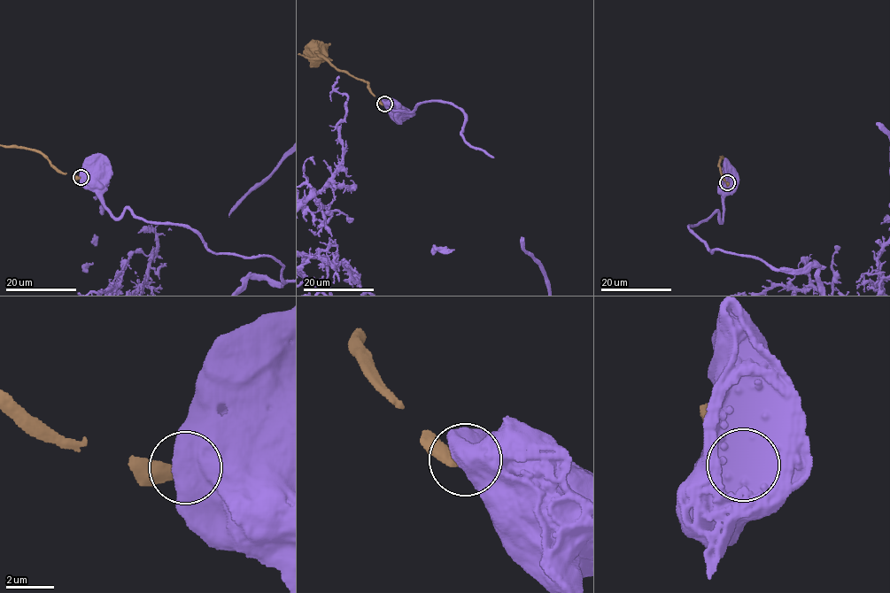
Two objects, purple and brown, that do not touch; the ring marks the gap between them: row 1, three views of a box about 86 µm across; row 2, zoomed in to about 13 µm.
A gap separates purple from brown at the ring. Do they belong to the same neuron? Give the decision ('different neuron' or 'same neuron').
different neuron

